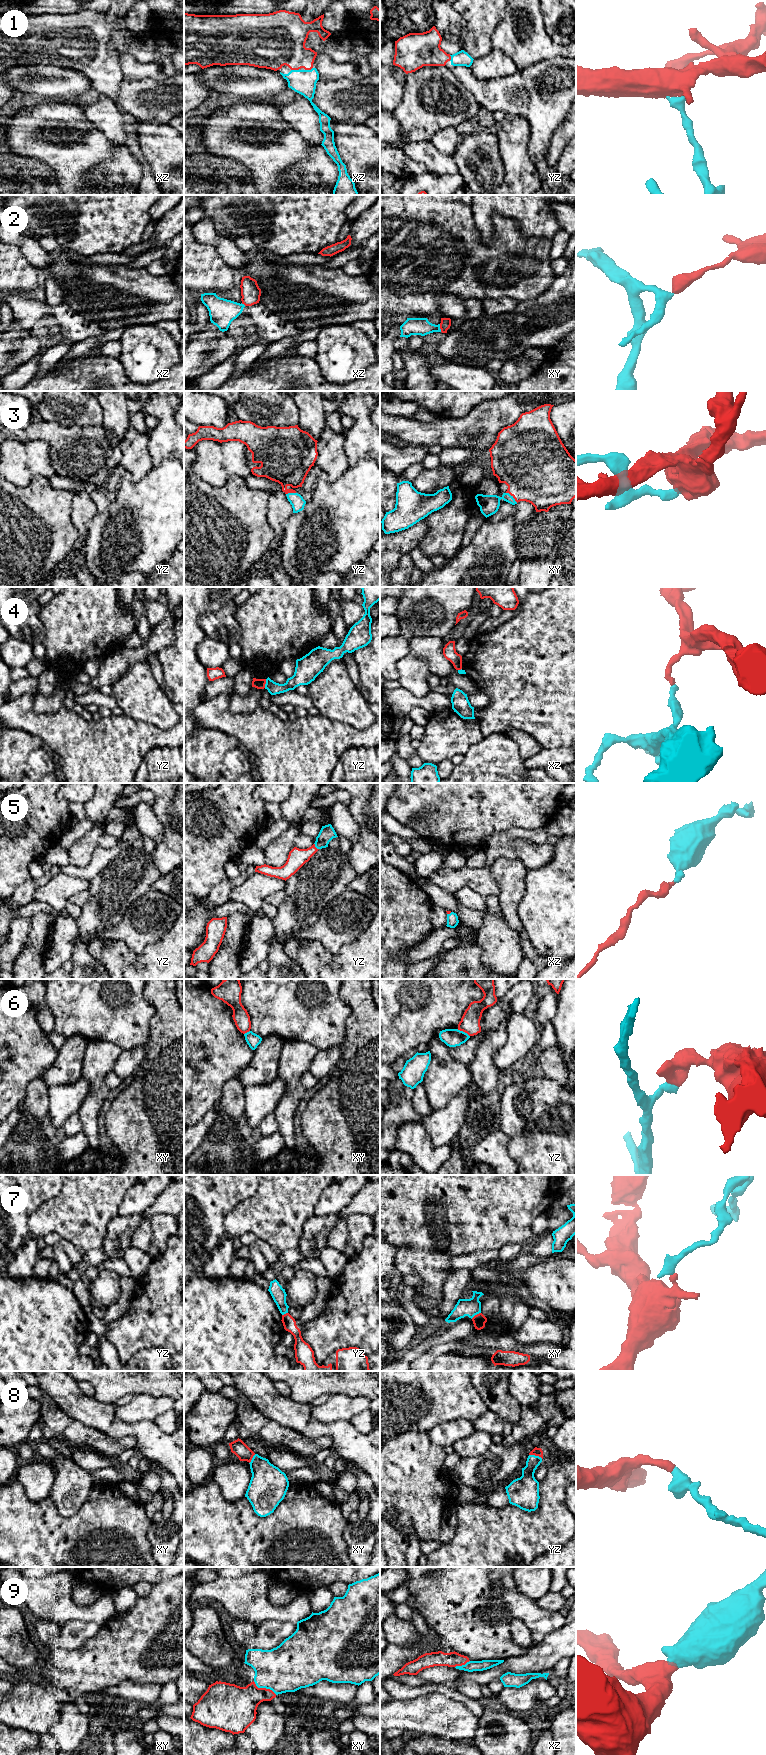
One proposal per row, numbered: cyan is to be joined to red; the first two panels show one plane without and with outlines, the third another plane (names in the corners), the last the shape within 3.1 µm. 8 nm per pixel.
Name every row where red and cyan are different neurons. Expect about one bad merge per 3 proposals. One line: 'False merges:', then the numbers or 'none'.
False merges: 2, 4, 6, 7

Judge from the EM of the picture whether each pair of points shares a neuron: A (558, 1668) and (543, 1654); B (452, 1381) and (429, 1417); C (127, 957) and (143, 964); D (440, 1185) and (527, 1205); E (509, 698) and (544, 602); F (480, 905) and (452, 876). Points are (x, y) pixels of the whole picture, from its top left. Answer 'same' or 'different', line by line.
A: different
B: same
C: different
D: same
E: same
F: different

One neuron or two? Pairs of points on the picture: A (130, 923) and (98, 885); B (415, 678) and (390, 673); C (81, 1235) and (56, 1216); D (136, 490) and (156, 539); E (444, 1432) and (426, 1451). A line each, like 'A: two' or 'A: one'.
A: two
B: two
C: one
D: one
E: two

